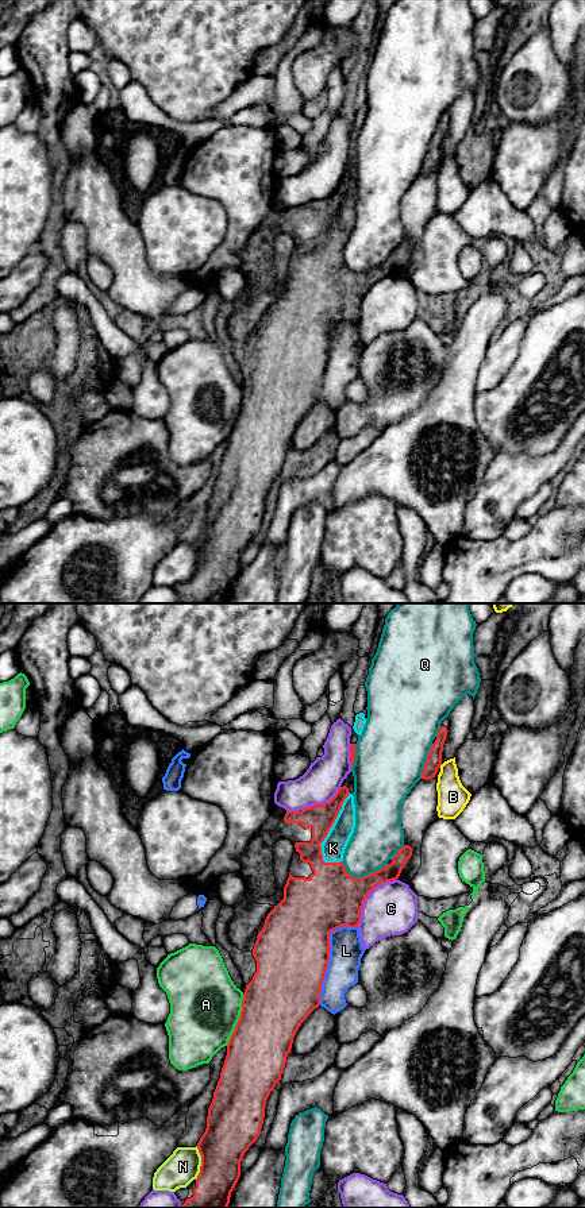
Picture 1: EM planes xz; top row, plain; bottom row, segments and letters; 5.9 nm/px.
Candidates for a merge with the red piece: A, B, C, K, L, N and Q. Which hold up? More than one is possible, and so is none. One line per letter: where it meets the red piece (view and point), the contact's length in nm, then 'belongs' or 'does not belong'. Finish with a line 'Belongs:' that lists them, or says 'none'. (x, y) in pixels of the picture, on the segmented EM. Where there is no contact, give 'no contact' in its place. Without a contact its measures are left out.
A: contact xz (239, 1019); length 320 nm; does not belong
B: contact xz (441, 764); length 30 nm; does not belong
C: contact xz (368, 895); length 380 nm; does not belong
K: contact xz (331, 826); length 440 nm; belongs
L: contact xz (328, 956); length 500 nm; does not belong
N: contact xz (201, 1162); length 200 nm; does not belong
Q: contact xz (362, 877); length 280 nm; does not belong
Belongs: K

